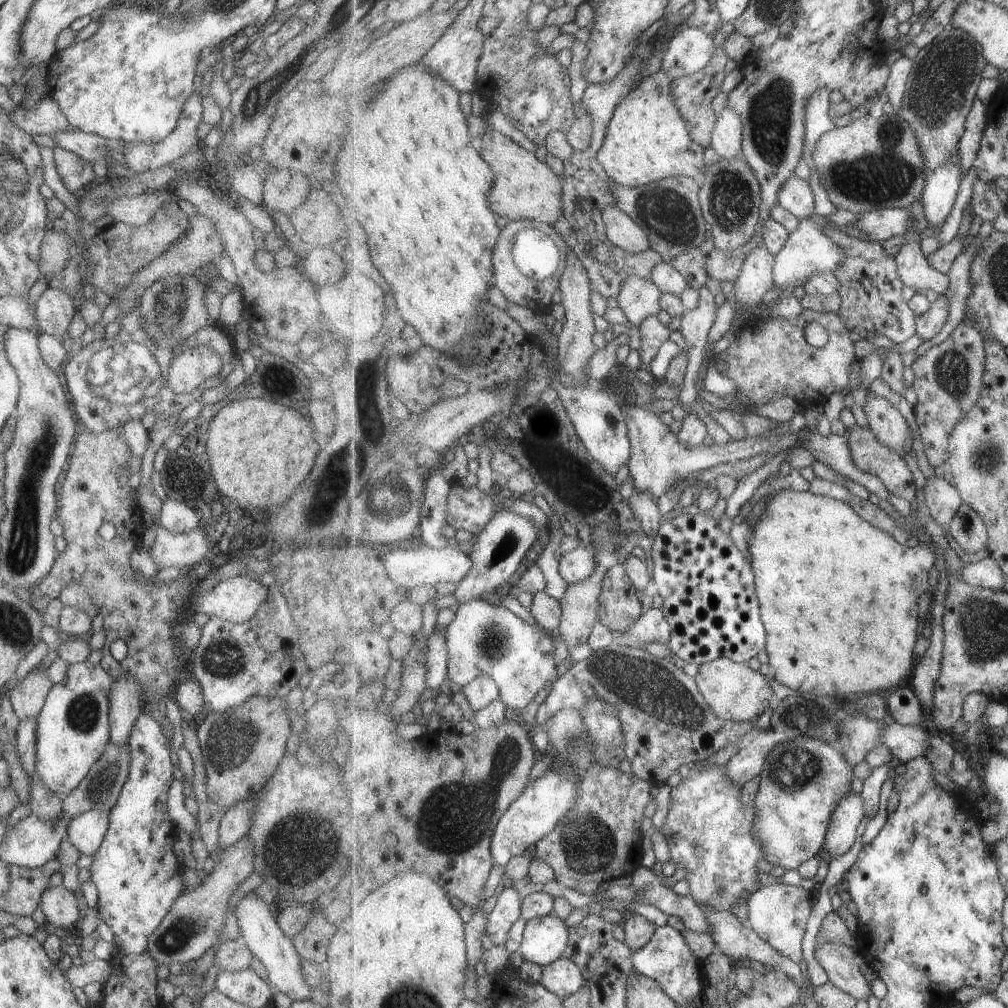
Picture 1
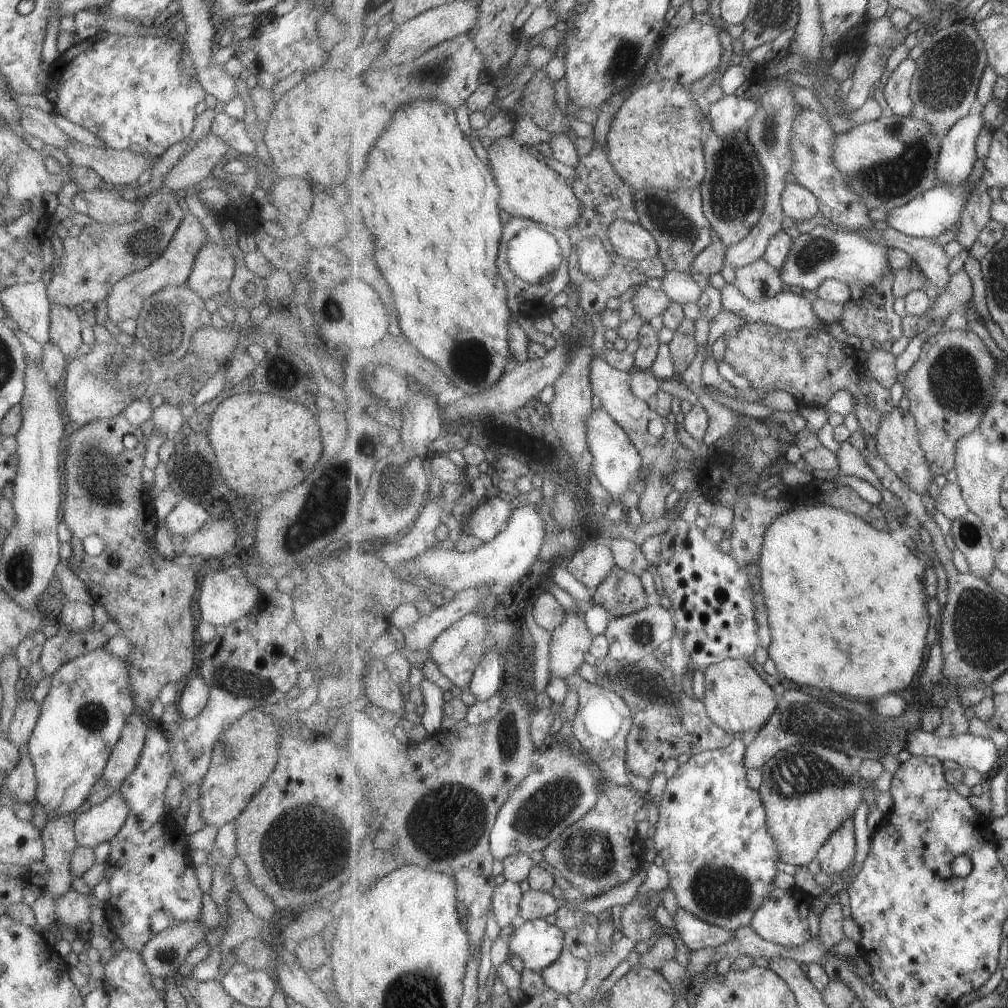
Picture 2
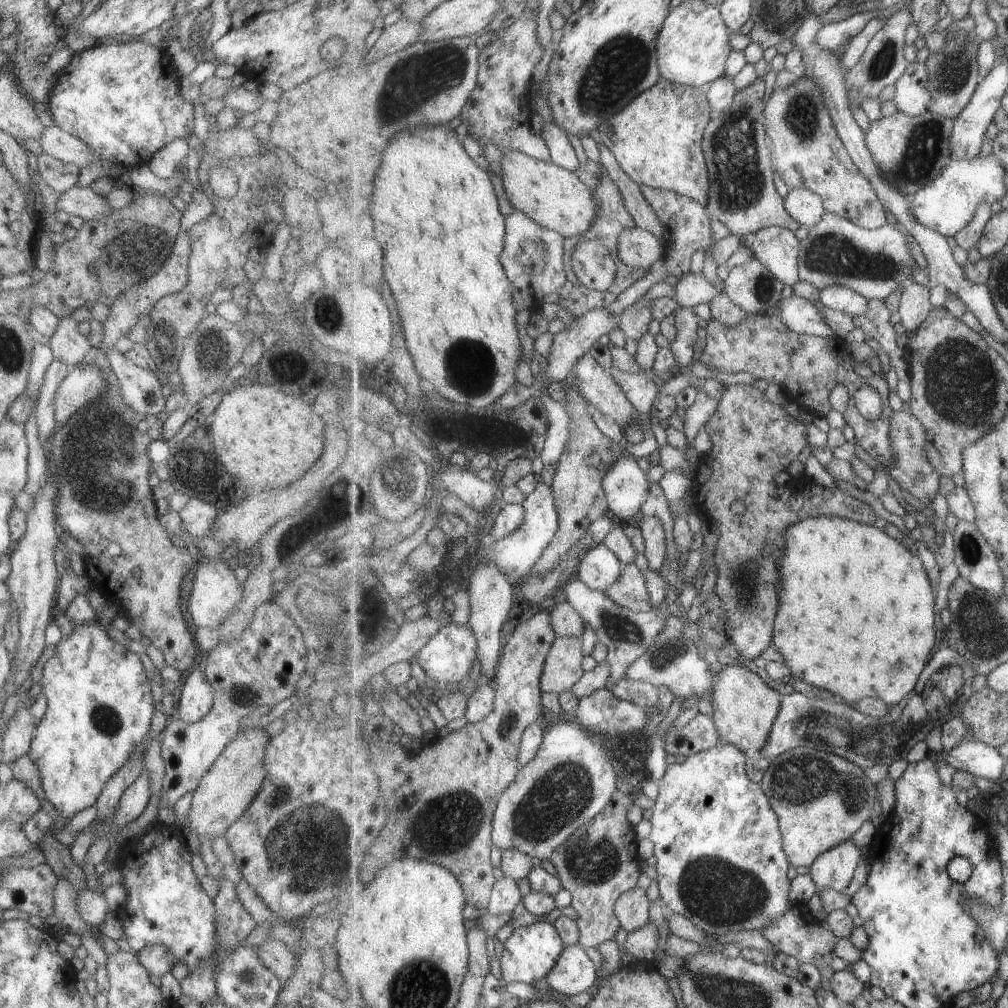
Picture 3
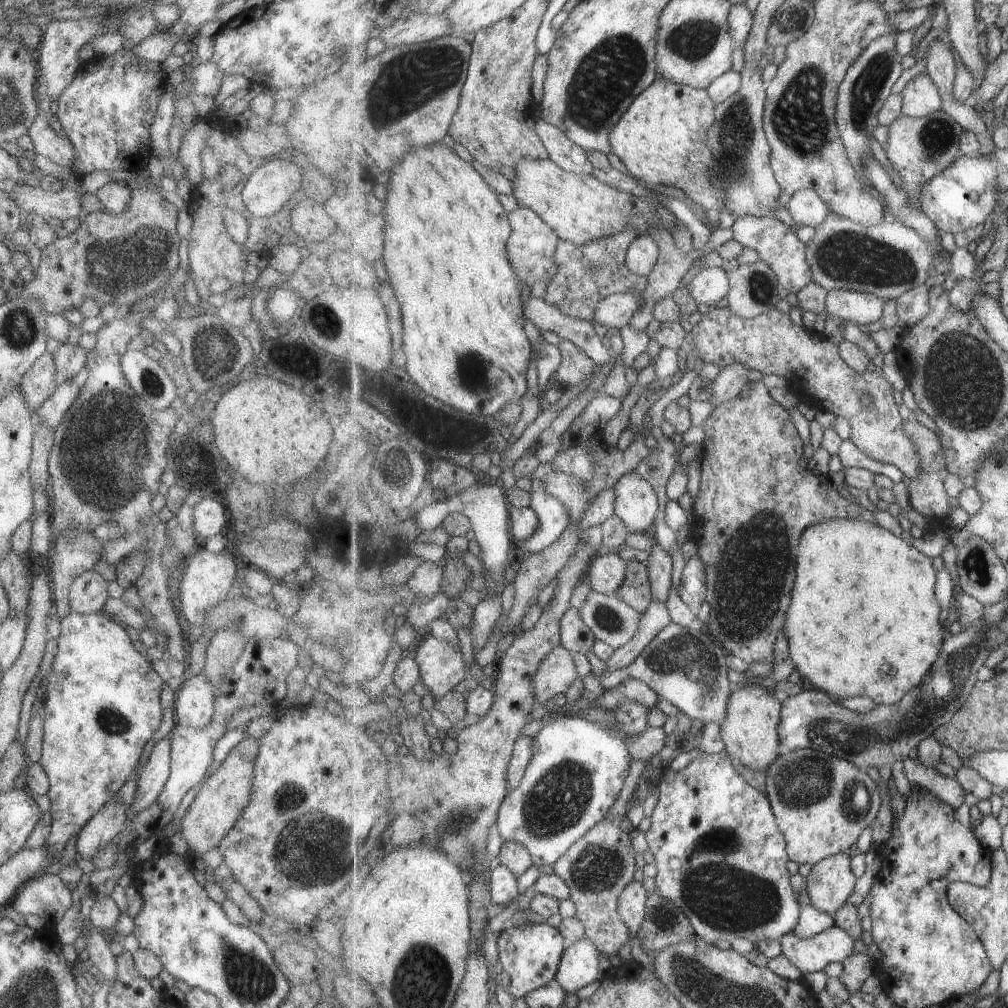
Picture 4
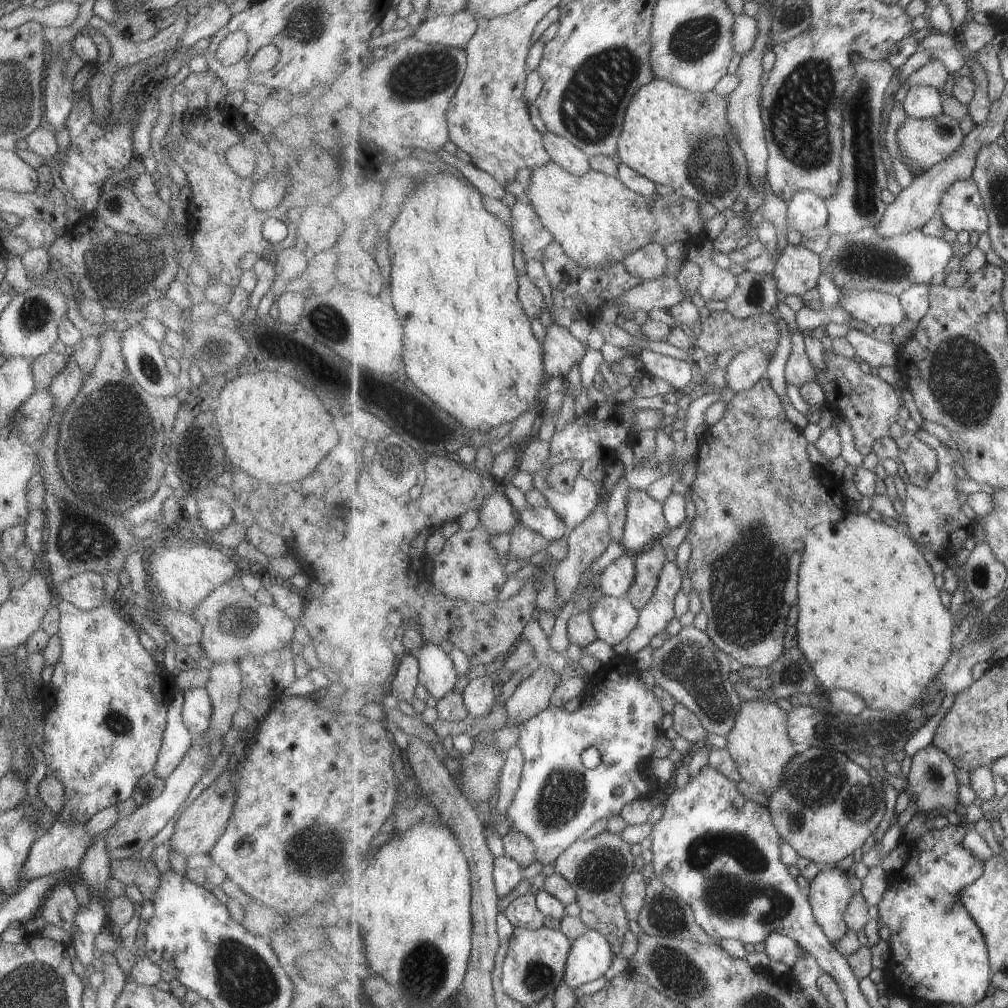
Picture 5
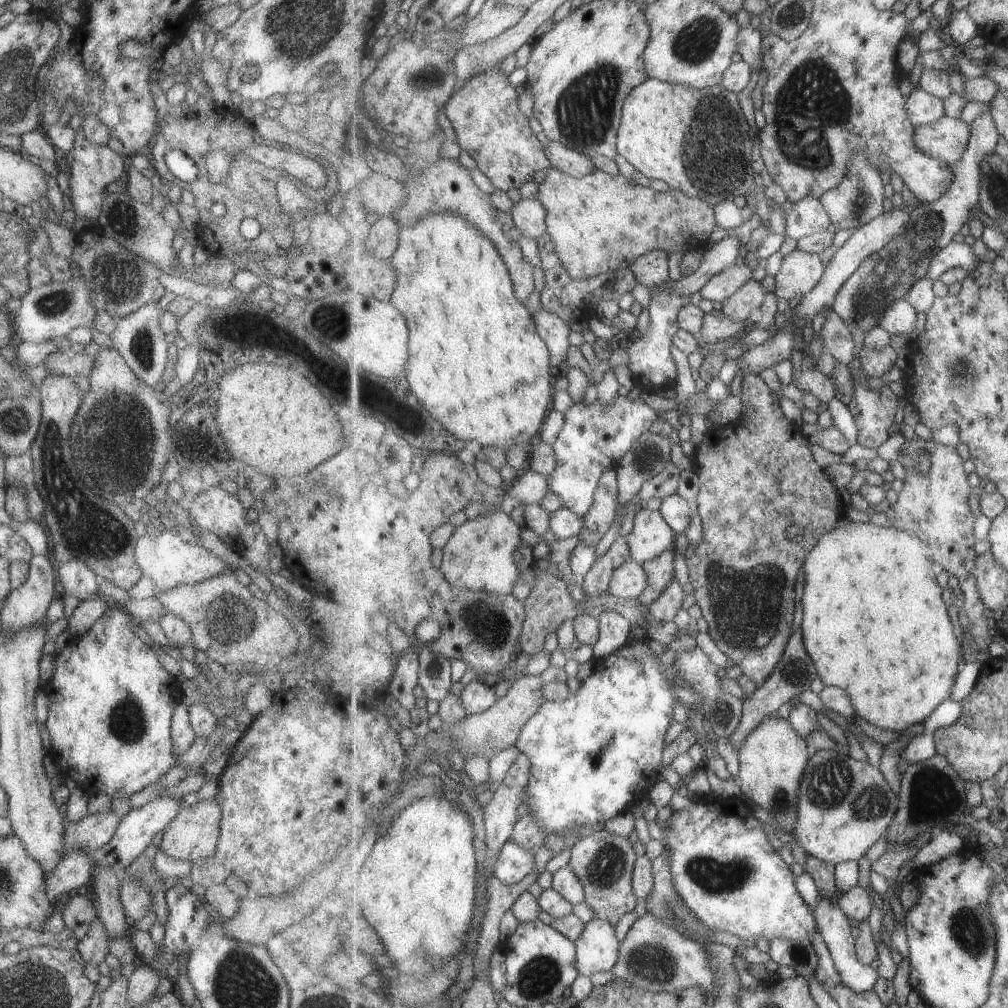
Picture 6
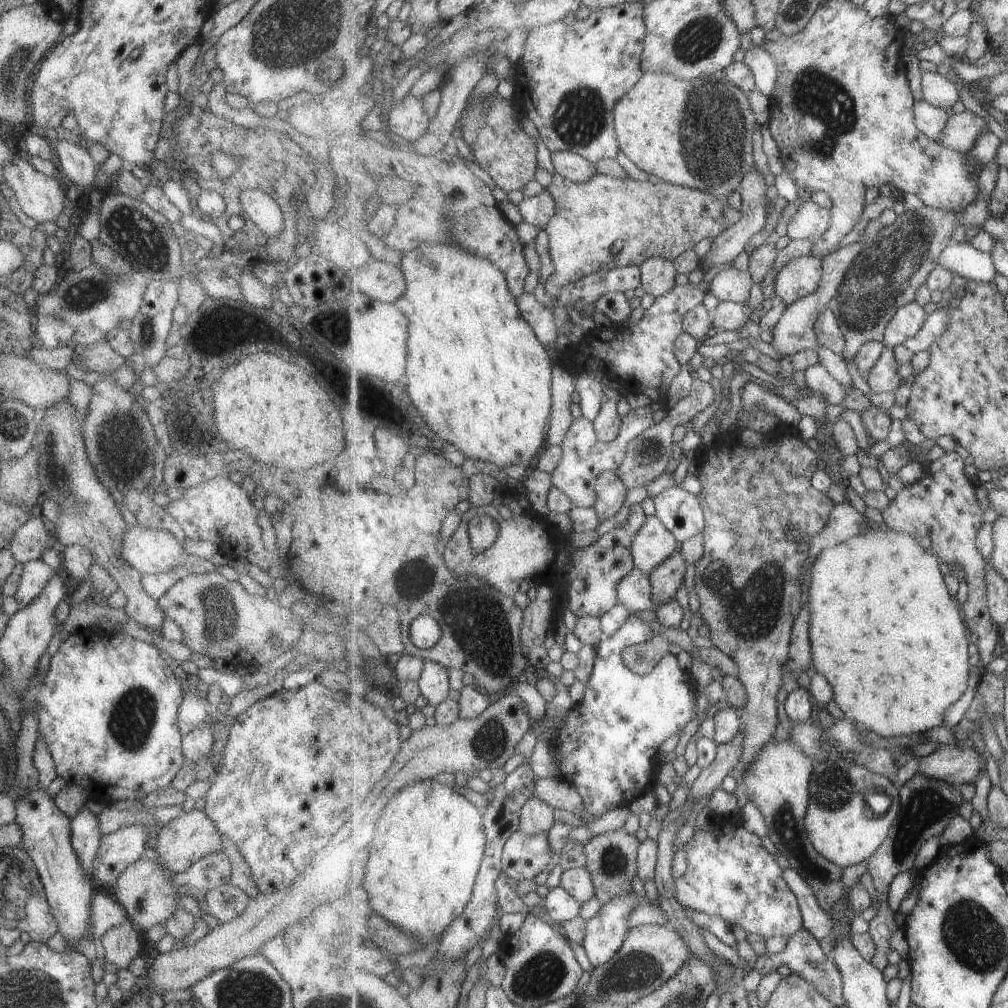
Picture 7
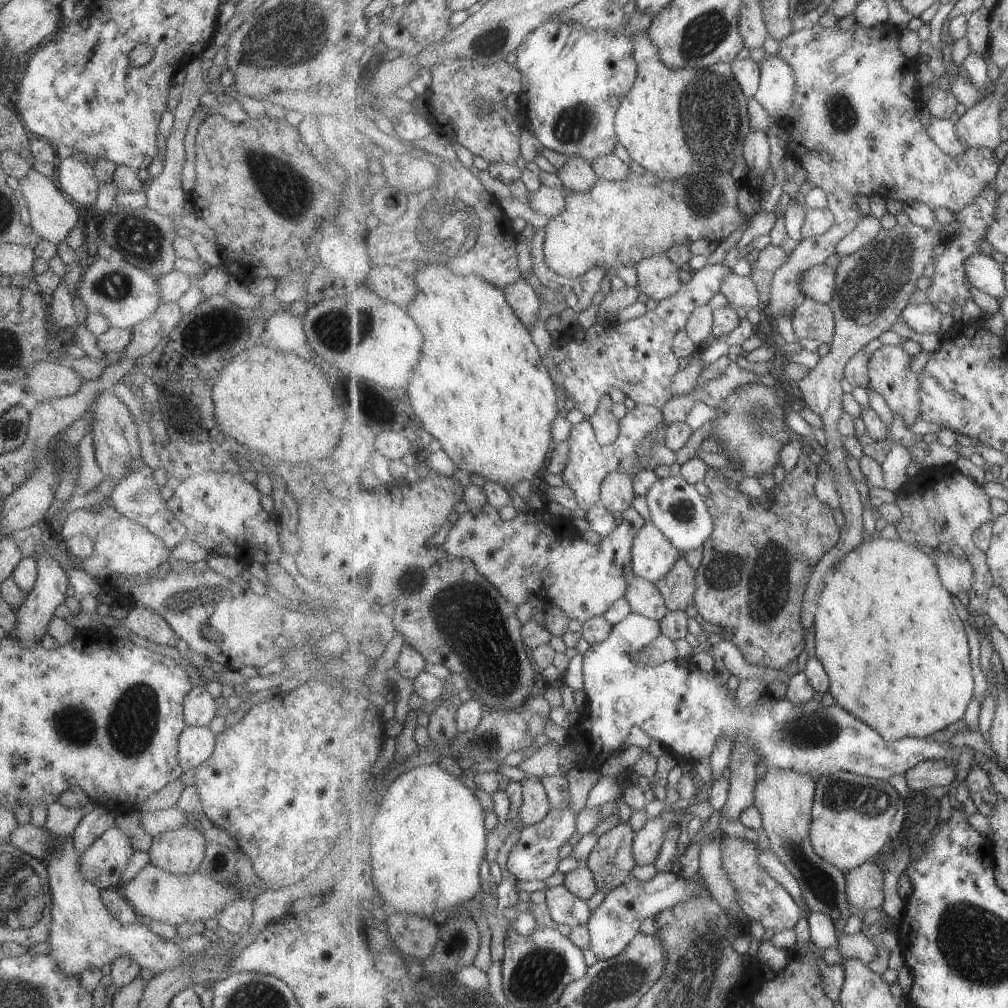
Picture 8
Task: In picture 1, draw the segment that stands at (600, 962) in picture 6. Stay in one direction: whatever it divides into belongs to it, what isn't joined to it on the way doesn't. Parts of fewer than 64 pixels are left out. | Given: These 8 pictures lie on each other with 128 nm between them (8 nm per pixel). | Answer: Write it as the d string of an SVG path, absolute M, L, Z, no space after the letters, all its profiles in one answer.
M563 956L542 970L542 986L563 999L571 997L587 983L582 969L571 959Z

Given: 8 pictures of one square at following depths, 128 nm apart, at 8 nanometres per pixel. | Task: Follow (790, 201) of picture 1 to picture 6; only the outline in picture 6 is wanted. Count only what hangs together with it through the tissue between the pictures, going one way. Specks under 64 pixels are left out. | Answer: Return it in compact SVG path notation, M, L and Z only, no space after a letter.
M805 196L793 203L792 208L787 211L785 219L785 234L796 240L832 227L828 210L821 199L815 198L815 196Z

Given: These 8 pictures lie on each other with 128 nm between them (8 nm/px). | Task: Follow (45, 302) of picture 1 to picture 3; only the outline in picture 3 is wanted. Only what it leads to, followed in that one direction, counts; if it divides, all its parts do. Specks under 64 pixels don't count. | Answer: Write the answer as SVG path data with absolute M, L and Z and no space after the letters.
M71 316L57 320L57 328L50 336L49 346L55 360L73 367L88 359L92 351L85 335L80 334L77 322Z

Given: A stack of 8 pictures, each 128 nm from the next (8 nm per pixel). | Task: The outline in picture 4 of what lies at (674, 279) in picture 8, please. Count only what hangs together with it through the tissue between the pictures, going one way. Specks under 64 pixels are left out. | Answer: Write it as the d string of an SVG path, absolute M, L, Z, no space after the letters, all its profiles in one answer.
M640 234L628 248L626 264L631 272L648 277L659 260L660 252L659 244L651 235Z

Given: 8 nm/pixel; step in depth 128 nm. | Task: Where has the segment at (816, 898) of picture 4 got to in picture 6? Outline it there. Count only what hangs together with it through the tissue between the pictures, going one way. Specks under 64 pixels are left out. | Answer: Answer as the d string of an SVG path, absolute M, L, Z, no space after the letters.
M821 896L821 900L819 900L819 904L814 911L817 926L823 933L823 938L825 938L825 942L831 951L843 984L852 988L855 992L871 992L871 990L875 990L875 984L879 982L880 972L878 969L871 968L871 966L861 964L856 951L856 938L853 938L853 932L851 932L854 922L838 904L834 906L831 899L833 899L831 896Z

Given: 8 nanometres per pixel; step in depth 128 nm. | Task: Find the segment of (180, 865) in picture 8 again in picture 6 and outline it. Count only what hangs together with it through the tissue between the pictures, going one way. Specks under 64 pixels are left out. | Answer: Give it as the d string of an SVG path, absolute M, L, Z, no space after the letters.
M213 797L199 800L192 805L184 804L180 807L177 816L162 830L162 839L159 844L160 854L191 862L213 857L220 834L219 820L221 820L221 810L215 804Z

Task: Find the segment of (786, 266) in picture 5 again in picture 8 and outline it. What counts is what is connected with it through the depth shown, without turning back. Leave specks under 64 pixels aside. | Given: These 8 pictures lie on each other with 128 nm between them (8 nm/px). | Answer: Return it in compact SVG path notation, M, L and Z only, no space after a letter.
M825 264L815 266L803 274L802 292L805 297L811 297L821 303L829 303L837 290L836 268Z

